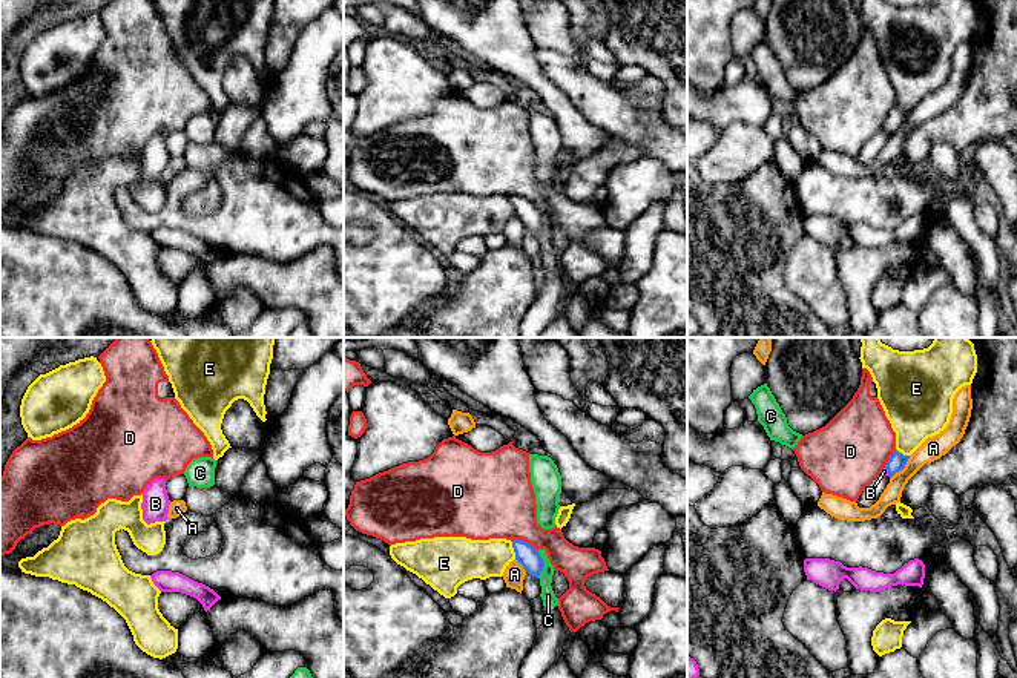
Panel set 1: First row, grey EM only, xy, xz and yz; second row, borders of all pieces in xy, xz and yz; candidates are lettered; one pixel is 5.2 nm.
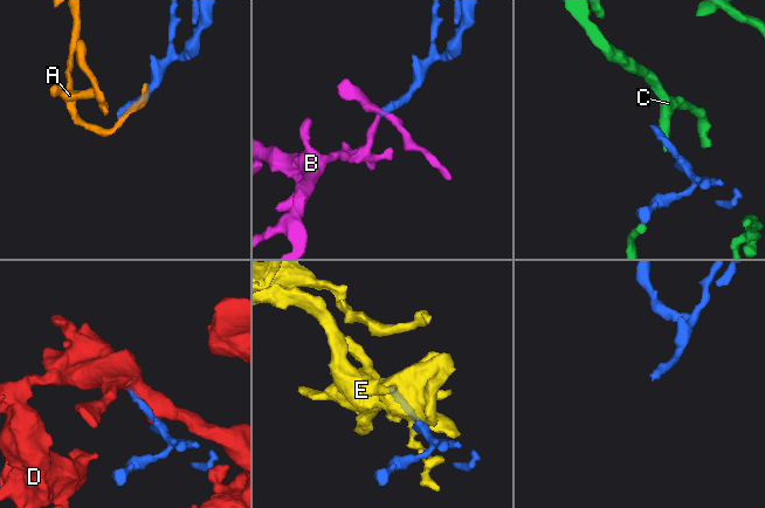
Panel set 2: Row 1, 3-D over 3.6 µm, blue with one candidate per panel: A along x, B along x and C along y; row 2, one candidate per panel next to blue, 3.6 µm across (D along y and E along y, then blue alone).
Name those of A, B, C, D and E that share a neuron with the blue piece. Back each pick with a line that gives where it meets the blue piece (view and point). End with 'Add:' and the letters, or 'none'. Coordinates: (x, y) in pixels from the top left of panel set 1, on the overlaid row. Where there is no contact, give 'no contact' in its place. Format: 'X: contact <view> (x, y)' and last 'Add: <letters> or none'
B: contact yz (887, 470)
Add: B

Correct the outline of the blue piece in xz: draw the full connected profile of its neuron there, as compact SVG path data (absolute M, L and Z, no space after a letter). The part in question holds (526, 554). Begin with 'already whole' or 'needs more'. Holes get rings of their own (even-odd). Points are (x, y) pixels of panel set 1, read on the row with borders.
already whole; M514 540L512 548L515 552L515 560L523 566L523 569L529 575L538 578L545 568L545 561L540 557L538 551L523 540Z

